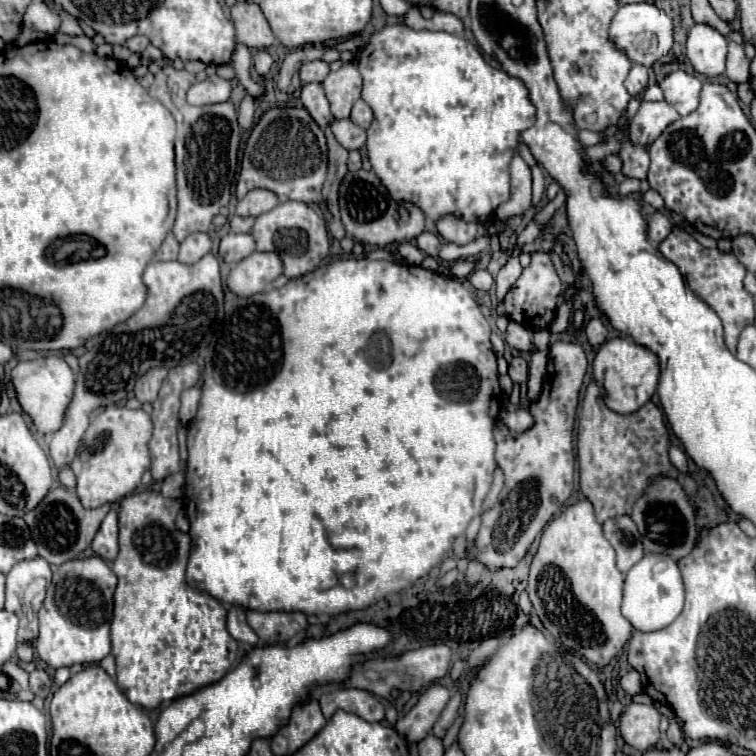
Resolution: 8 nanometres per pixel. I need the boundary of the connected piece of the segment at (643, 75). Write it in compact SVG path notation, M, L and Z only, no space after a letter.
M632 65L630 73L628 73L628 79L626 79L626 89L632 97L636 95L642 95L644 89L648 85L648 69L644 65Z

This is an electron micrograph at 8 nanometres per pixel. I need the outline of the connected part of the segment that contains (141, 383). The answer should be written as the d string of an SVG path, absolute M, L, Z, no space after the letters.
M150 369L150 373L144 373L138 379L138 385L134 387L134 395L140 403L152 403L158 397L158 389L166 377L168 369Z

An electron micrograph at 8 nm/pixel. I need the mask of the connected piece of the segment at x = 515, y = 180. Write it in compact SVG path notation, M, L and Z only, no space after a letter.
M520 155L512 159L510 175L512 175L512 197L498 207L496 217L500 221L524 215L532 207L532 173Z

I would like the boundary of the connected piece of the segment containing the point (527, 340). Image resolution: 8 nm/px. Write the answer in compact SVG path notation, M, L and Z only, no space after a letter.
M510 321L508 331L506 331L506 343L512 349L520 349L520 351L534 351L534 343L532 343L532 333L530 329L526 329L524 325L518 325L514 321Z

